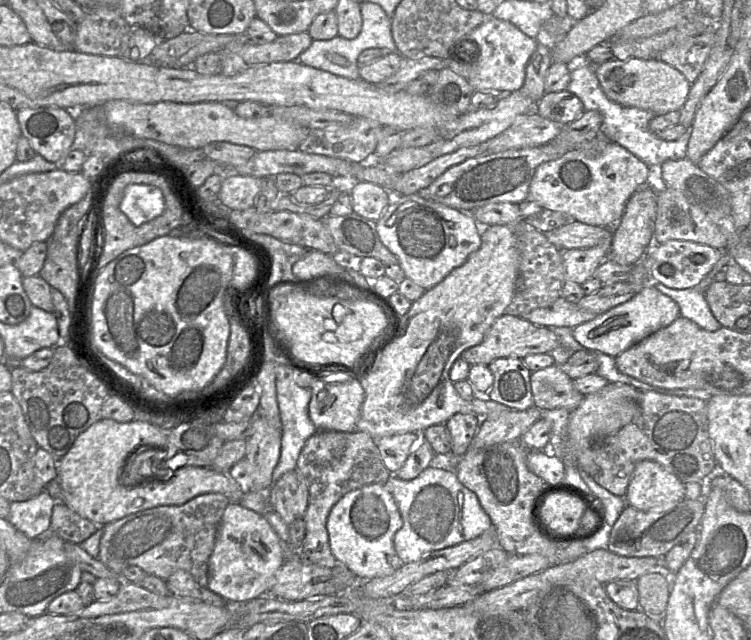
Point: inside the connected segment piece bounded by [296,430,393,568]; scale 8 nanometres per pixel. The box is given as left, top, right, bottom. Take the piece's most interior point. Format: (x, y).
(332, 463)

